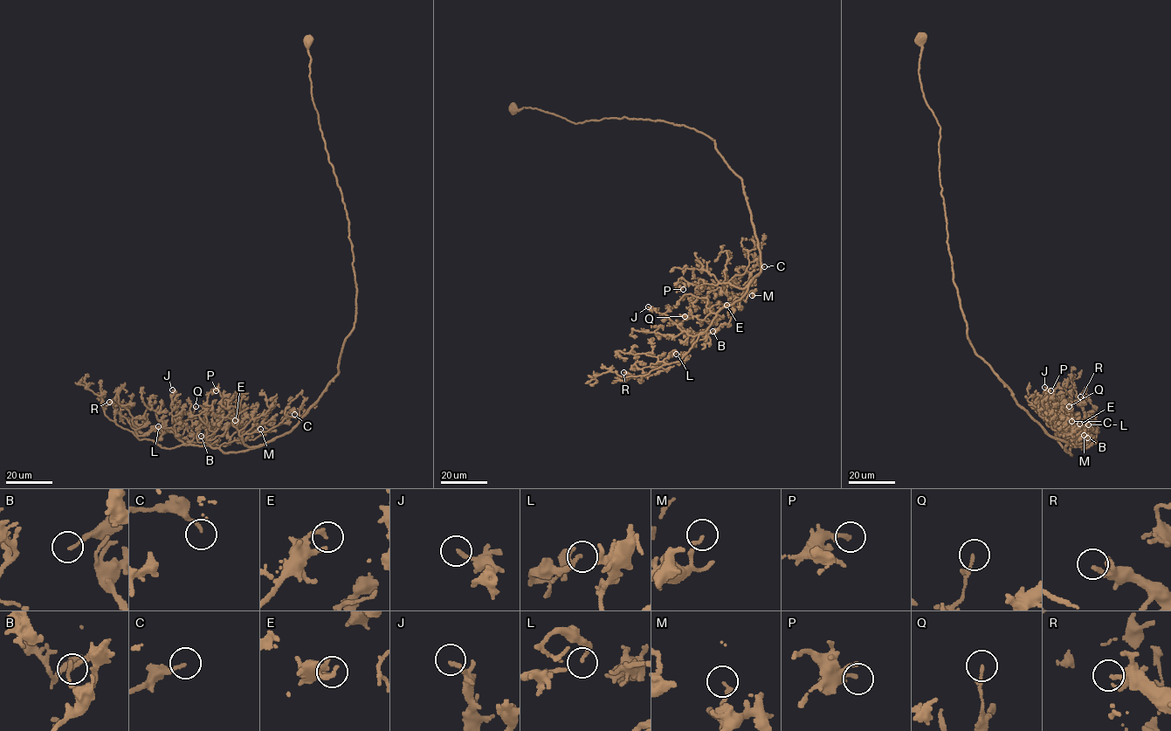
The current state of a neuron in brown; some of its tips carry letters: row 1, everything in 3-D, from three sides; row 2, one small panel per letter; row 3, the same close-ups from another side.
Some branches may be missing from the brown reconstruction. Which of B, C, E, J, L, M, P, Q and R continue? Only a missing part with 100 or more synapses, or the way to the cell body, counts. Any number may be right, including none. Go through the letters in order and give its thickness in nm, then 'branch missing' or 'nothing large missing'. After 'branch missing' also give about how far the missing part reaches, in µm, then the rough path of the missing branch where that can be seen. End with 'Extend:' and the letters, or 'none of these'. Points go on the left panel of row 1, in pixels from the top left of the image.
B: calibre 140 nm; nothing large missing
C: calibre 140 nm; nothing large missing
E: calibre 200 nm; nothing large missing
J: calibre 200 nm; nothing large missing
L: calibre 190 nm; nothing large missing
M: calibre 140 nm; nothing large missing
P: calibre 180 nm; nothing large missing
Q: calibre 150 nm; nothing large missing
R: calibre 180 nm; nothing large missing
Extend: none of these

